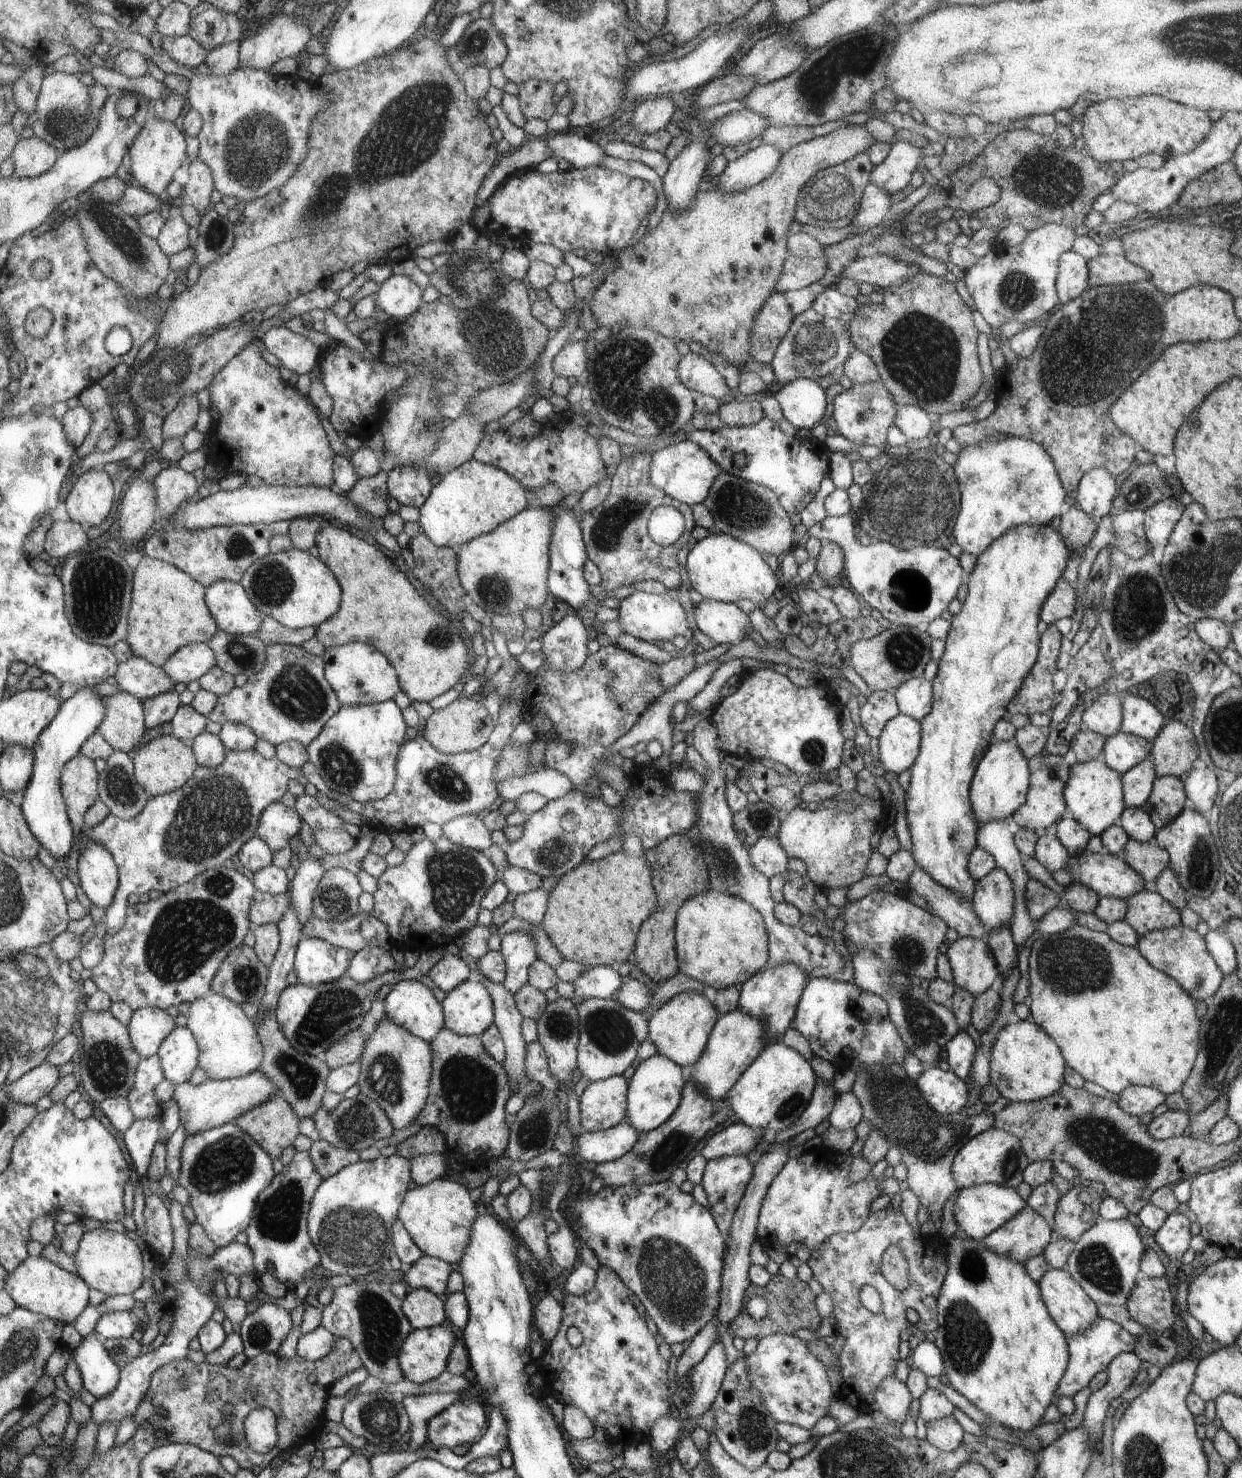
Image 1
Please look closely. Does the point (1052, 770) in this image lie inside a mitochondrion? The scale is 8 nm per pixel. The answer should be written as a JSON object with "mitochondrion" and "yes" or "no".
{"mitochondrion":"yes"}

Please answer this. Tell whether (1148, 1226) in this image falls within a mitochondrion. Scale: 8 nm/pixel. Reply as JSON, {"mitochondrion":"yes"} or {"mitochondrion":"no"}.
{"mitochondrion":"no"}

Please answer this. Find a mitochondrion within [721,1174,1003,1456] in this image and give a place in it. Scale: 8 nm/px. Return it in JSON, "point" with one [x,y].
{"point":[967,1338]}

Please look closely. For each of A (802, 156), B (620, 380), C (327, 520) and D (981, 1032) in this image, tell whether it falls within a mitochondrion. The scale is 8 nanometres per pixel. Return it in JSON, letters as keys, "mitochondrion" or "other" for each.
{"A":"other","B":"mitochondrion","C":"other","D":"other"}

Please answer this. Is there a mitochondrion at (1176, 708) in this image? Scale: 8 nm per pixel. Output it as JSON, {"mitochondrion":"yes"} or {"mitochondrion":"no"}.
{"mitochondrion":"no"}

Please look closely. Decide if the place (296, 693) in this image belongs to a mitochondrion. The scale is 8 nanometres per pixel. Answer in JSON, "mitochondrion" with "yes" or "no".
{"mitochondrion":"yes"}

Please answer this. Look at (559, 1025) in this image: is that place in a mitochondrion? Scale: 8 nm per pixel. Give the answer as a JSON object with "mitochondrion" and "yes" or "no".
{"mitochondrion":"yes"}

